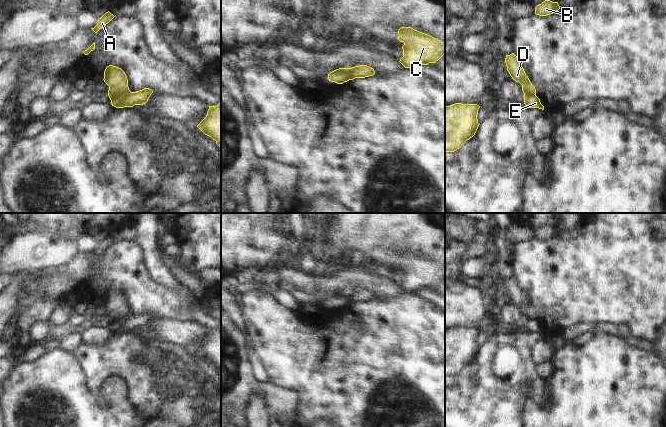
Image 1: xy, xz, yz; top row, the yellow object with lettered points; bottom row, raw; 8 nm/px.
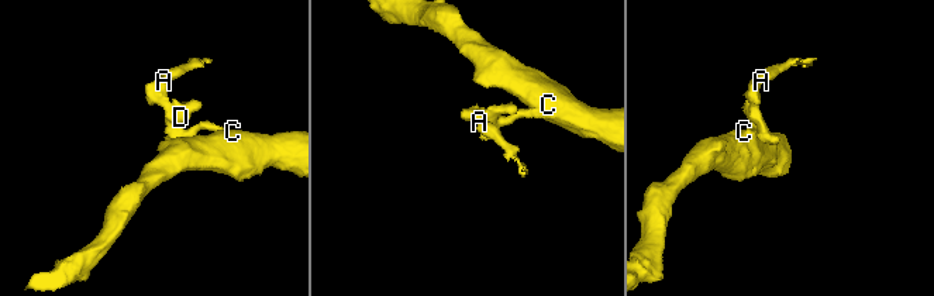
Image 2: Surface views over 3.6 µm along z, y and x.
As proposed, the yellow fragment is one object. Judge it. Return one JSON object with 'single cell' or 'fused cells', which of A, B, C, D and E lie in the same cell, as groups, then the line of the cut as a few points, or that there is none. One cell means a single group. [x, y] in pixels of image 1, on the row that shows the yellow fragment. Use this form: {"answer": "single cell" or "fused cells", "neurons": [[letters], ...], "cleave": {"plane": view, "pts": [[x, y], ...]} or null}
{"answer": "fused cells", "neurons": [["A", "B", "D"], ["C", "E"]], "cleave": {"plane": "xy", "pts": [[130, 91], [122, 97], [111, 101]]}}

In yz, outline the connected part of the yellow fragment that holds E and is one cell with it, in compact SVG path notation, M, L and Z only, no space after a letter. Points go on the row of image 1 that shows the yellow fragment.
M524 95L524 104L529 108L539 108L544 110L544 106L541 104L540 99L536 95Z

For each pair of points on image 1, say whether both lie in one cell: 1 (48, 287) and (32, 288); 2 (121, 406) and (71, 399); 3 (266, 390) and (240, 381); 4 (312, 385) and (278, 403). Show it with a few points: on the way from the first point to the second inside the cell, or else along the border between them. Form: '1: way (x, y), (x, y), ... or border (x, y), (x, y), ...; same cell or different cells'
1: way (44, 287), (36, 287); same cell
2: way (109, 414), (86, 414), (83, 411); same cell
3: way (260, 388), (246, 386); same cell
4: border (274, 384), (293, 390), (297, 395), (297, 407); different cells

